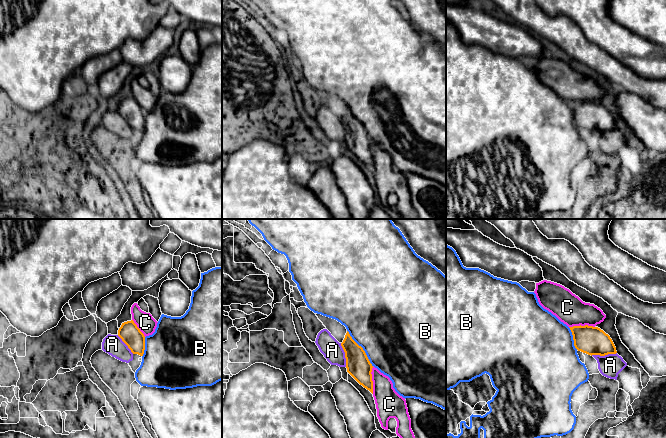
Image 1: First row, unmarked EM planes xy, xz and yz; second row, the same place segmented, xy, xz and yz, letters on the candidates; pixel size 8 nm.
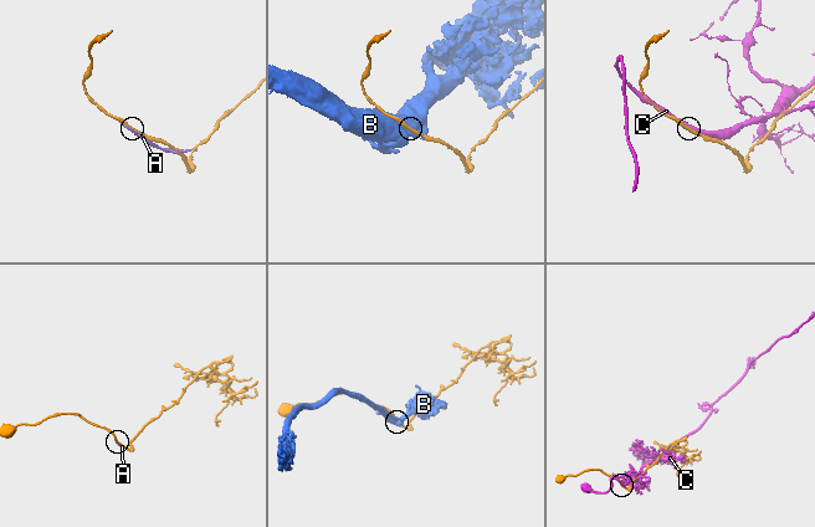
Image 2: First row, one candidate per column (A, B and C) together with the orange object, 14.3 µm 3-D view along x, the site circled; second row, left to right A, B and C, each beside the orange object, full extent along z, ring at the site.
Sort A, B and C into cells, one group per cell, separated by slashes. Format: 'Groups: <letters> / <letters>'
Groups: A / B / C

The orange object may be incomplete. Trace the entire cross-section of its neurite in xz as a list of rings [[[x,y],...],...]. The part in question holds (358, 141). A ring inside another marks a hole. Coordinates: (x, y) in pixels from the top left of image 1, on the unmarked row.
[[[347,107],[341,122],[345,128],[347,148],[364,164],[373,170],[372,140],[365,127]]]

